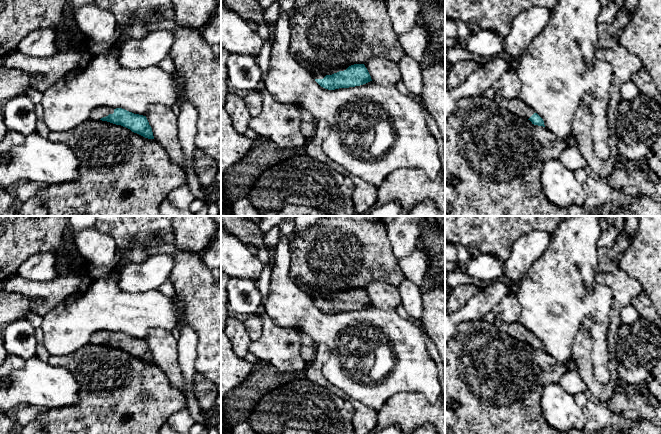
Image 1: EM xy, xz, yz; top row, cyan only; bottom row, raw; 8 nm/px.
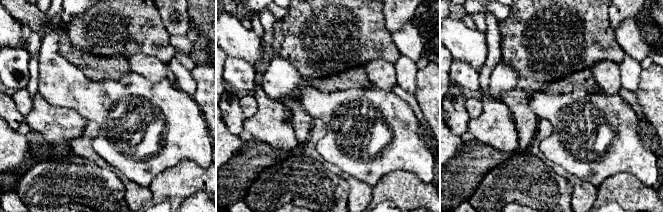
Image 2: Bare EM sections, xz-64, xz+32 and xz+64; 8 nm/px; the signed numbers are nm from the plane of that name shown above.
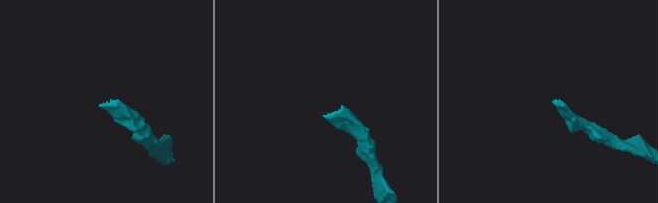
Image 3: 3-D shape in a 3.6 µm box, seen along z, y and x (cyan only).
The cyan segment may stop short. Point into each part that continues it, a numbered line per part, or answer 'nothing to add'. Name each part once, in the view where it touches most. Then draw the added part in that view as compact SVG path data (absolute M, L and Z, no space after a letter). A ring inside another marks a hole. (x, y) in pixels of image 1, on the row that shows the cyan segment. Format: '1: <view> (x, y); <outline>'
1: xz (317, 74); M296 55L294 57L302 66L304 67L309 67L312 68L312 66L308 63L306 63L304 60L302 60L298 55ZM345 66L345 67L338 67L338 68L334 68L326 73L322 72L322 71L318 71L316 69L313 69L313 73L314 73L314 77L315 79L323 79L326 75L332 75L334 73L337 73L339 71L344 71L348 68L349 66Z

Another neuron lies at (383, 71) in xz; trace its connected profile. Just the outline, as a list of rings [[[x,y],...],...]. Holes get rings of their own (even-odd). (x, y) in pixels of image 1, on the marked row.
[[[374,58],[366,61],[364,65],[368,70],[372,81],[376,83],[396,86],[401,80],[398,64],[392,60]]]

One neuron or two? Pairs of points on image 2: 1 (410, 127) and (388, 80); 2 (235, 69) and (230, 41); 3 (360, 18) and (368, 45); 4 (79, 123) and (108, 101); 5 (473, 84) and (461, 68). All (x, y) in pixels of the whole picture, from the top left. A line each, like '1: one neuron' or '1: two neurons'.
1: two neurons
2: two neurons
3: one neuron
4: two neurons
5: one neuron

